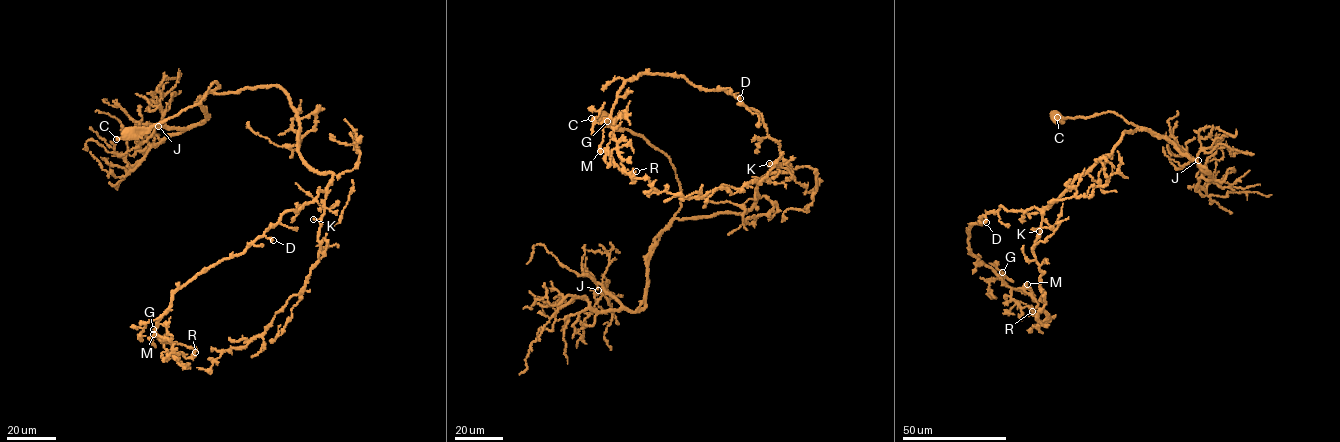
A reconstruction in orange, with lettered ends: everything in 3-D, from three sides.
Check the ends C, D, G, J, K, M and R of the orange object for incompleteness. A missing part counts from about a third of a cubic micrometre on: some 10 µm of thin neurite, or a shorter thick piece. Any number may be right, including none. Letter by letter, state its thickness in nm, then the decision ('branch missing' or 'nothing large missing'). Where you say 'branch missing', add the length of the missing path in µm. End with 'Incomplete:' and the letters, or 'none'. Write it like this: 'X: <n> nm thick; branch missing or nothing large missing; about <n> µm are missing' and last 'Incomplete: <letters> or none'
C: 440 nm thick; nothing large missing
D: 320 nm thick; nothing large missing
G: 180 nm thick; nothing large missing
J: 120 nm thick; nothing large missing
K: 240 nm thick; branch missing; about 10 µm are missing
M: 360 nm thick; branch missing; about 4 µm are missing
R: 170 nm thick; nothing large missing
Incomplete: K, M

